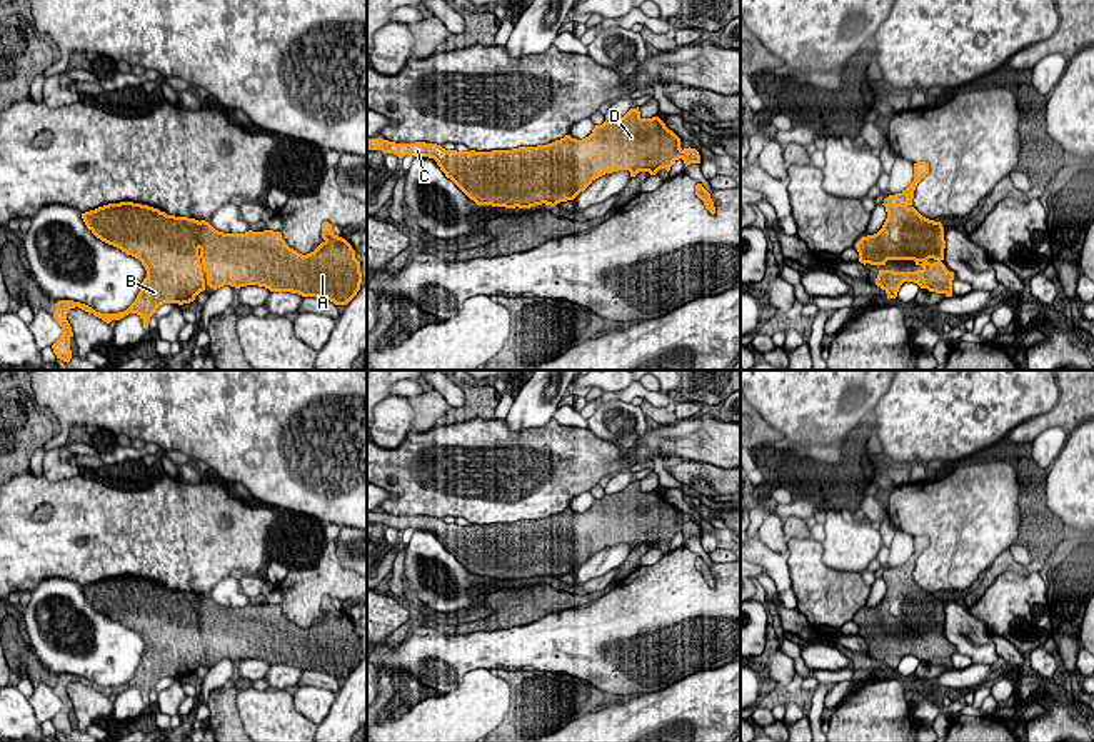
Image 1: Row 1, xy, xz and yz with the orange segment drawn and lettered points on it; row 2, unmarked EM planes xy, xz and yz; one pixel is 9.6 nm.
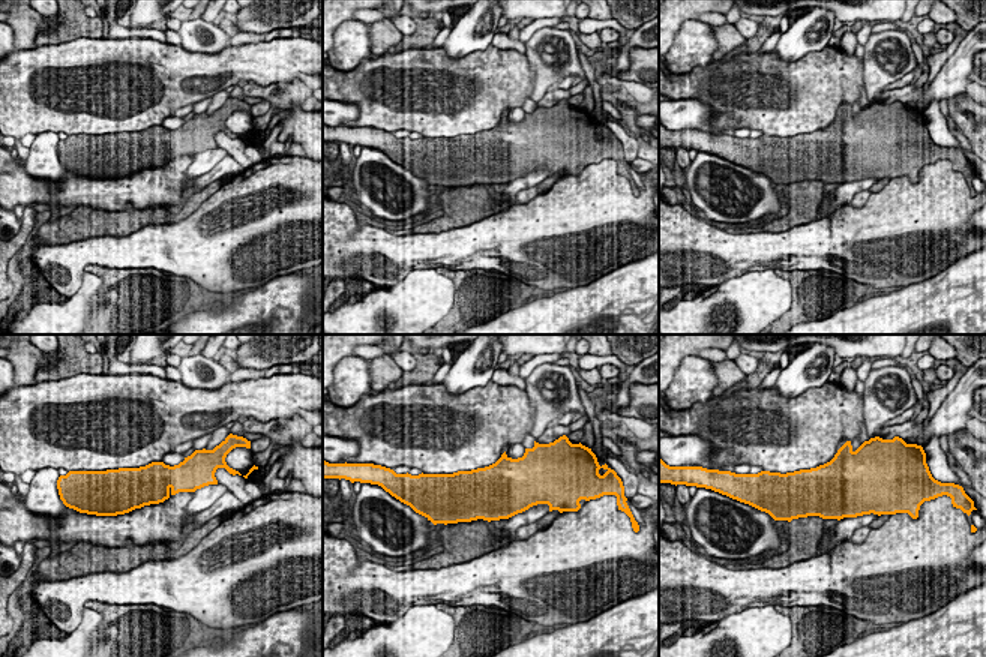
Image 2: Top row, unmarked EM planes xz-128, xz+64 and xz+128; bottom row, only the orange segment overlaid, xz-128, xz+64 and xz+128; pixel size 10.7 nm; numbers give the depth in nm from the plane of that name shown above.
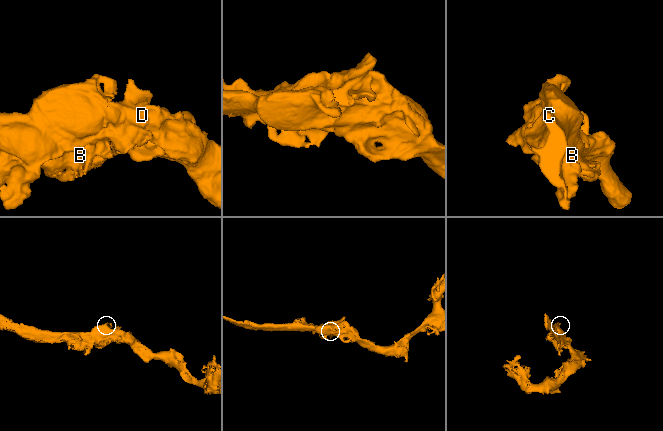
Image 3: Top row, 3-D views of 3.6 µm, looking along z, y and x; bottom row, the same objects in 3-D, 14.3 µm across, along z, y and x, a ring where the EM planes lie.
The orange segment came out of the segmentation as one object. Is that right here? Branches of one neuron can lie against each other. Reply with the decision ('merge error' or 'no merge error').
no merge error

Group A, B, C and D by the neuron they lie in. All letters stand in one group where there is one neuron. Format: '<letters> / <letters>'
A B C D

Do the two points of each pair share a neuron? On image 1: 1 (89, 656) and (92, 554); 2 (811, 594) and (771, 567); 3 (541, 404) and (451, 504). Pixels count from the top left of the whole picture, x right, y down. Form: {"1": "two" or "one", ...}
{"1": "two", "2": "two", "3": "two"}

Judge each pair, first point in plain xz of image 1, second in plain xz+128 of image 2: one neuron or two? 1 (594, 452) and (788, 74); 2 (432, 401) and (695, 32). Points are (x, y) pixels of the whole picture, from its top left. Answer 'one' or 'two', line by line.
1: one
2: two

